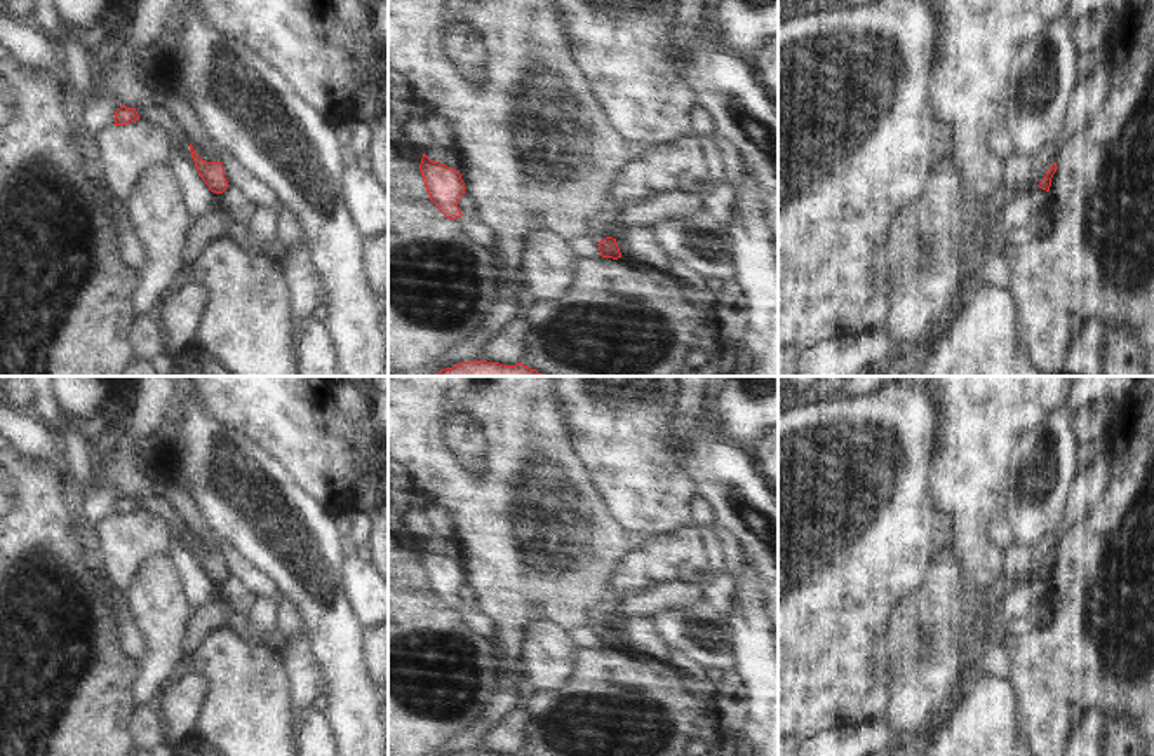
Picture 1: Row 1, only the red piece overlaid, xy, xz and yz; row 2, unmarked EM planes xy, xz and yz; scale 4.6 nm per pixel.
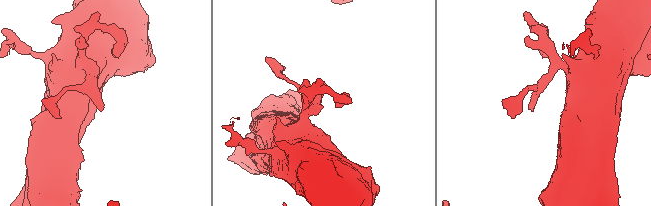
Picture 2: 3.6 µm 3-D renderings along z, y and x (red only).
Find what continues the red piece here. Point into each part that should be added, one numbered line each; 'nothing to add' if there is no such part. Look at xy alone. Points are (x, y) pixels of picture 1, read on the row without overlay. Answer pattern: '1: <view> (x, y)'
nothing to add

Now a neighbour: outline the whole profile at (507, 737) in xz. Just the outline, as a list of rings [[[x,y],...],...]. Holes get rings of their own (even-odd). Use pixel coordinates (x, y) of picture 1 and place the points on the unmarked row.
[[[526,711],[507,714],[486,737],[484,749],[503,756],[515,756],[524,746],[529,716]]]

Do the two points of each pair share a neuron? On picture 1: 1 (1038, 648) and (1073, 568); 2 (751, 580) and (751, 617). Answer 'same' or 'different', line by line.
1: same
2: same

